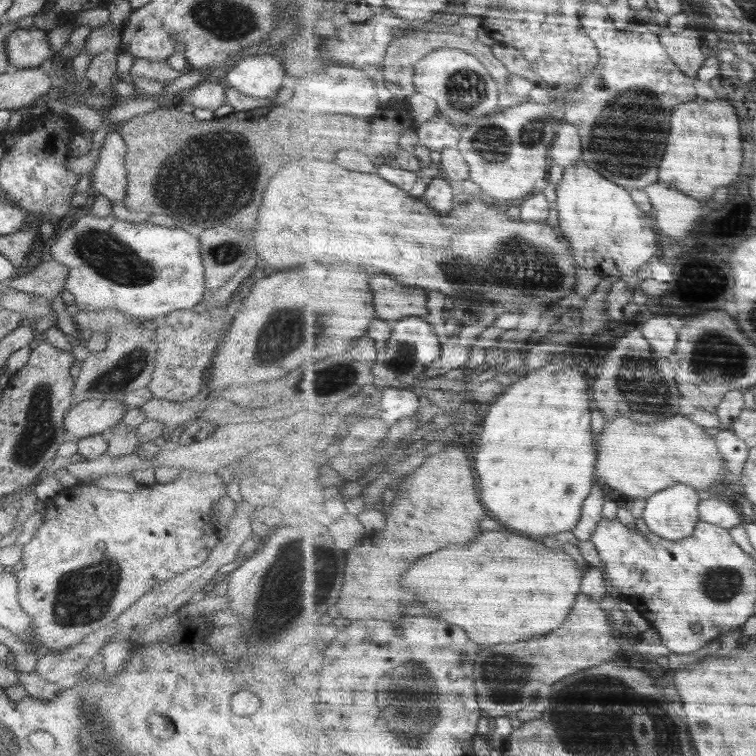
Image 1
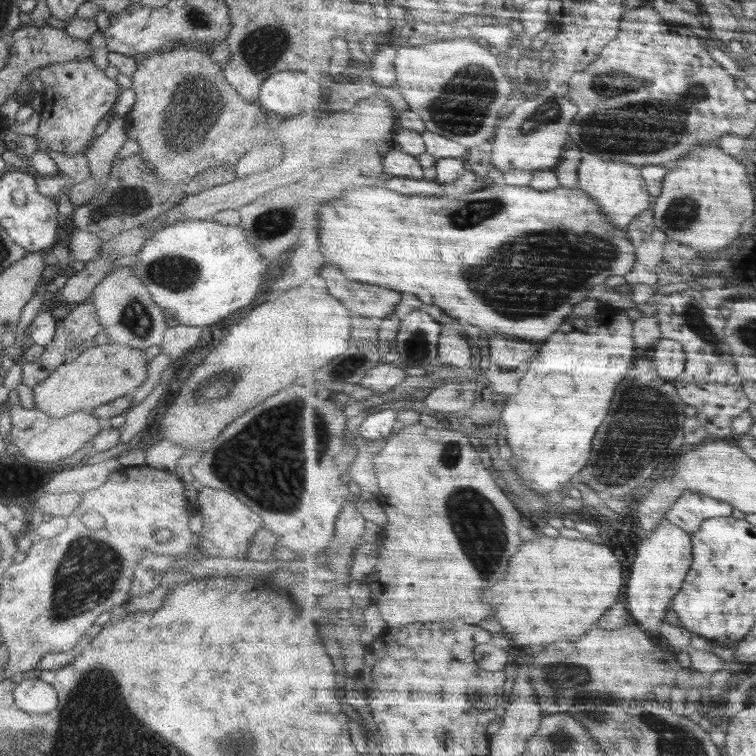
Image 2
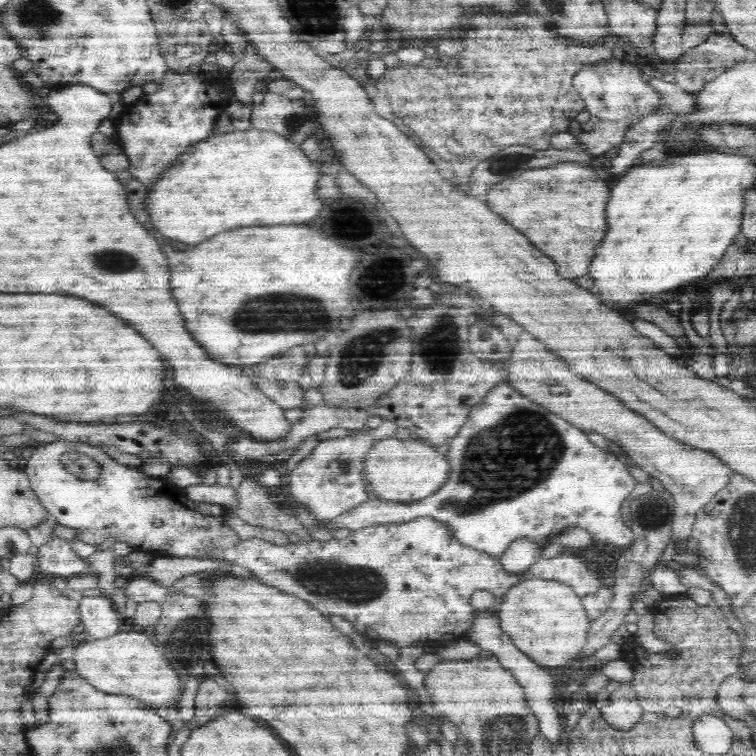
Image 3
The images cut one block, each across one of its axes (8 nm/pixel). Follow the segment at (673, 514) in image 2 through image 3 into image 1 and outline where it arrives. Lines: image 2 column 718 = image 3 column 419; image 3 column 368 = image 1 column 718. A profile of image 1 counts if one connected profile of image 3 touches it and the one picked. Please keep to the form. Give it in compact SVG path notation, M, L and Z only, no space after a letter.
M718 497L703 499L701 502L702 521L717 524L722 528L734 528L745 524L747 519L743 513L734 508L733 500L722 500Z

